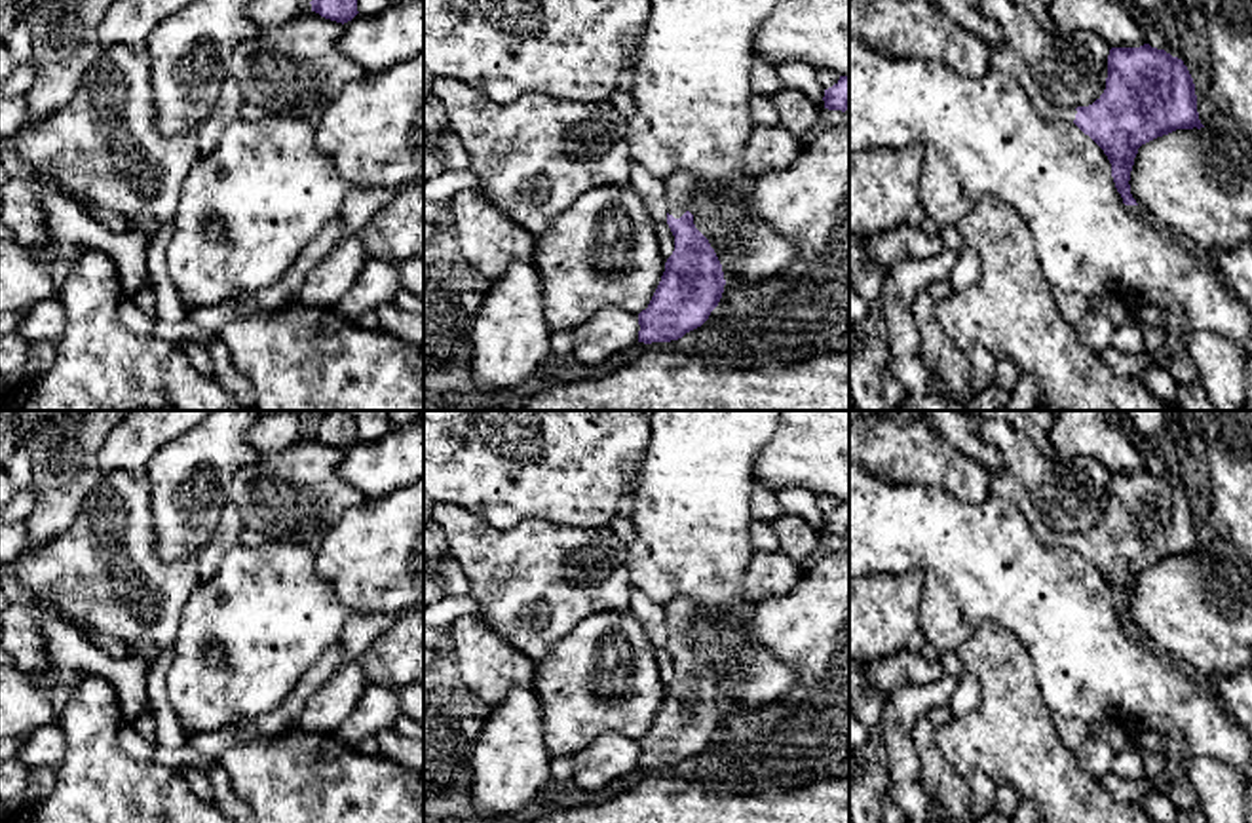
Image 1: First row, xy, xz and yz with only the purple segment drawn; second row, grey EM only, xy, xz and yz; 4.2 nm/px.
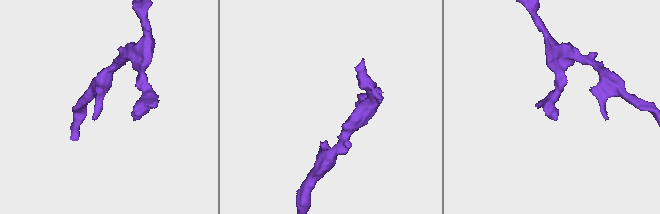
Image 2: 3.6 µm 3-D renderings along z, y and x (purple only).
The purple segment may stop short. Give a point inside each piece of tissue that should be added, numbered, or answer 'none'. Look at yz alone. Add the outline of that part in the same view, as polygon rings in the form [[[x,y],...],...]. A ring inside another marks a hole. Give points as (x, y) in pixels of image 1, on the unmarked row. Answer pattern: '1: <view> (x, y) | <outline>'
1: yz (1004, 485) | [[[1007,469],[990,471],[990,496],[1013,502],[1028,519],[1035,536],[1049,545],[1073,547],[1077,536],[1053,530],[1035,509],[1026,487]]]

